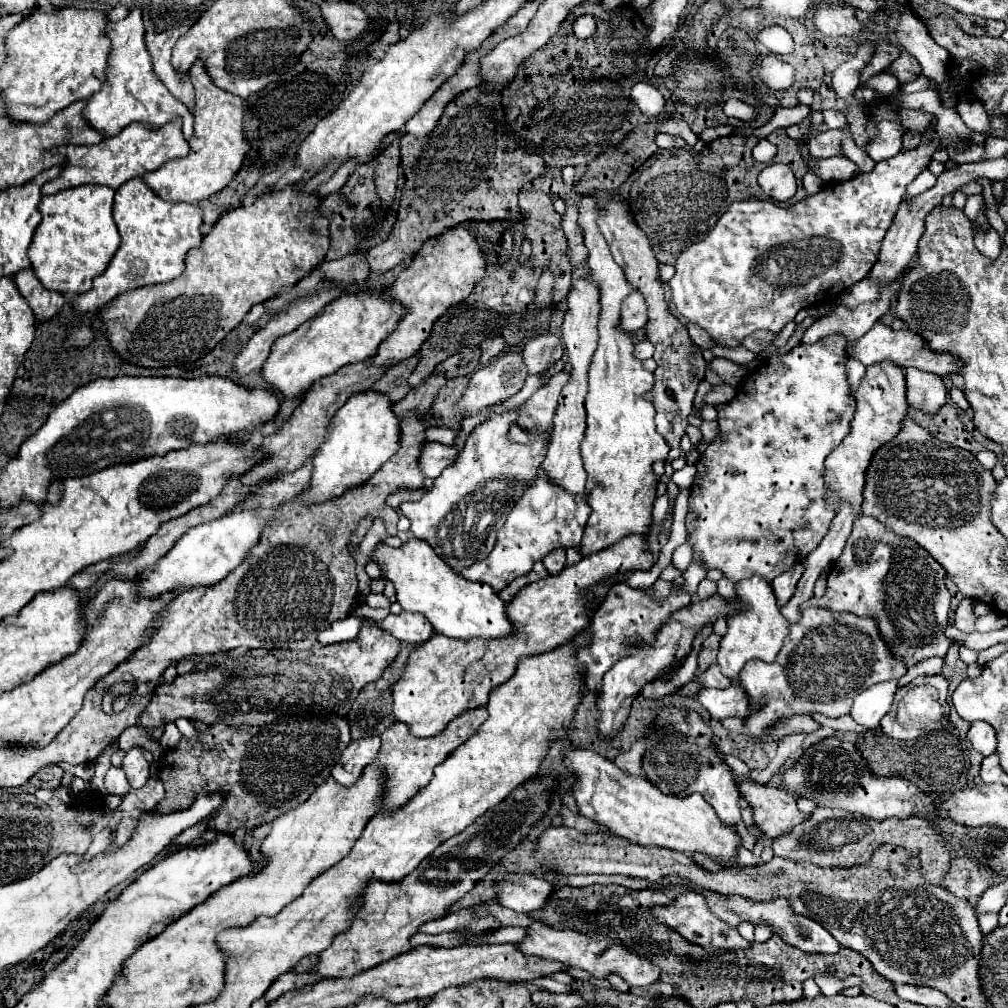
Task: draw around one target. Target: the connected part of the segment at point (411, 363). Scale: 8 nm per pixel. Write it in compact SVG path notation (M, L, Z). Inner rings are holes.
M418 355L402 361L400 365L396 367L390 367L384 371L382 379L378 379L374 385L372 385L372 391L382 391L382 393L388 393L390 401L392 403L398 403L402 397L406 397L406 393L410 391L408 389L408 375L412 373L412 369L416 367L418 363Z

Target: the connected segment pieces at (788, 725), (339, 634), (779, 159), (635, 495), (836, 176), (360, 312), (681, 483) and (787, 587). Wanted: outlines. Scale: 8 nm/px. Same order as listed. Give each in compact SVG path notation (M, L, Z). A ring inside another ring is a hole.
M796 715L796 717L790 717L790 719L784 719L778 727L776 727L776 741L782 739L784 735L790 735L790 733L798 733L798 731L804 731L804 733L812 733L820 729L820 723L816 723L812 717L806 717L806 715Z
M348 615L344 619L334 621L326 631L322 631L318 635L318 641L326 645L326 643L338 643L338 641L356 639L364 623L368 623L368 619L362 619L362 617L356 617L356 615Z
M776 129L776 131L770 133L766 139L778 147L778 153L776 153L776 157L772 159L772 163L786 163L786 165L794 171L794 175L796 175L798 191L796 191L794 201L804 199L804 197L806 197L806 191L804 191L804 187L802 187L802 177L804 177L804 173L808 171L808 167L806 167L806 163L802 161L800 153L798 153L798 149L796 149L796 143L786 135L784 129Z
M584 195L578 201L578 225L582 227L584 245L588 249L590 283L600 291L598 317L598 347L588 369L586 413L588 427L582 441L582 459L588 473L586 489L590 489L588 503L592 515L580 545L584 555L606 549L630 533L648 533L652 523L652 503L656 499L656 479L652 463L666 459L670 445L654 429L654 405L642 395L654 385L654 375L644 369L644 363L634 355L632 337L620 329L620 307L630 295L632 287L626 281L624 269L616 265L606 239L598 229L602 203L594 195Z
M838 155L832 159L814 159L814 171L824 181L848 181L860 173L860 167L852 163L848 157Z
M384 291L342 295L328 303L314 319L302 323L292 333L276 339L268 361L262 365L262 377L268 385L288 399L302 397L318 379L338 371L348 363L374 357L378 345L388 337L402 317L402 307L386 299Z
M686 465L684 469L680 469L680 471L678 471L678 487L690 489L692 479L694 479L694 473L696 473L696 467L694 467L694 465Z
M798 561L792 569L788 569L786 573L782 573L780 577L776 577L772 581L772 589L774 589L774 595L776 595L778 607L784 607L792 599L802 573L804 573L804 565L802 565L802 561Z

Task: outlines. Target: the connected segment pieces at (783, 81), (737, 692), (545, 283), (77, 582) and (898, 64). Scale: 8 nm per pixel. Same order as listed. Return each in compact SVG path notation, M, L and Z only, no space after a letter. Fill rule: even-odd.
M770 52L758 56L755 73L773 90L790 89L796 81L796 69Z
M734 685L728 689L702 689L696 695L696 701L716 721L722 721L726 717L746 717L750 713L746 693Z
M544 271L544 275L538 281L538 287L536 287L536 305L538 307L550 307L552 305L552 299L550 299L552 283L554 283L552 273L550 271Z
M82 571L82 573L74 575L72 581L68 581L68 585L74 587L74 589L78 589L78 593L80 593L80 591L84 593L84 591L92 589L92 587L96 585L96 581L98 581L98 577L96 577L94 573L90 573L90 571Z
M902 53L898 57L898 61L894 61L894 65L888 69L888 73L892 73L894 77L898 77L900 85L910 81L910 79L916 79L920 75L920 63L908 55L908 53Z

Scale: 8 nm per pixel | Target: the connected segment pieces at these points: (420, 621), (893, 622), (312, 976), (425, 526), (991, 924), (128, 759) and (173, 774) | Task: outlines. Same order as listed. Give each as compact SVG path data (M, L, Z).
M402 611L400 615L388 615L380 627L390 633L392 637L396 637L402 643L424 643L432 637L434 629L432 625L426 621L426 617L422 617L420 613L406 613Z
M862 515L854 521L842 557L834 561L830 569L824 597L812 597L799 608L820 607L874 619L890 653L910 669L924 659L946 657L952 643L944 635L952 599L944 585L944 577L946 571L942 565L912 539L898 537L876 519Z
M294 971L284 973L270 985L270 989L264 993L264 999L266 1001L274 1001L280 995L284 995L286 991L302 989L304 985L316 985L318 979L322 979L318 973L294 973Z
M508 411L502 415L492 415L486 423L480 423L466 439L466 445L456 457L454 465L444 469L444 473L436 479L434 487L428 493L424 493L420 501L400 503L402 513L412 523L410 533L416 539L432 545L436 555L440 555L454 571L470 567L482 561L486 555L490 555L496 541L496 533L504 525L504 515L508 515L508 511L522 497L526 489L526 481L530 481L536 475L534 469L538 469L540 463L544 461L548 441L542 441L542 437L534 437L530 445L516 445L508 441L508 427L510 423L514 423L514 419L516 419L516 411Z
M986 913L986 915L978 915L978 921L980 921L980 929L982 933L990 933L992 929L998 927L998 915L996 913Z
M136 745L122 759L122 769L124 769L124 773L126 773L132 787L142 787L146 783L146 779L148 779L150 765L148 765L144 753L146 753L146 749Z
M314 713L308 717L282 717L282 721L274 721L262 727L230 727L224 723L216 723L210 727L196 723L196 727L200 729L198 745L192 745L188 739L182 739L174 749L168 749L162 757L160 781L164 783L166 797L160 803L158 813L186 809L194 803L198 795L222 793L222 805L206 819L210 833L222 831L232 835L240 827L252 829L258 825L266 825L278 819L282 813L296 807L298 803L302 805L314 793L314 789L330 777L332 767L338 763L338 757L350 743L350 729L344 717L318 717Z

